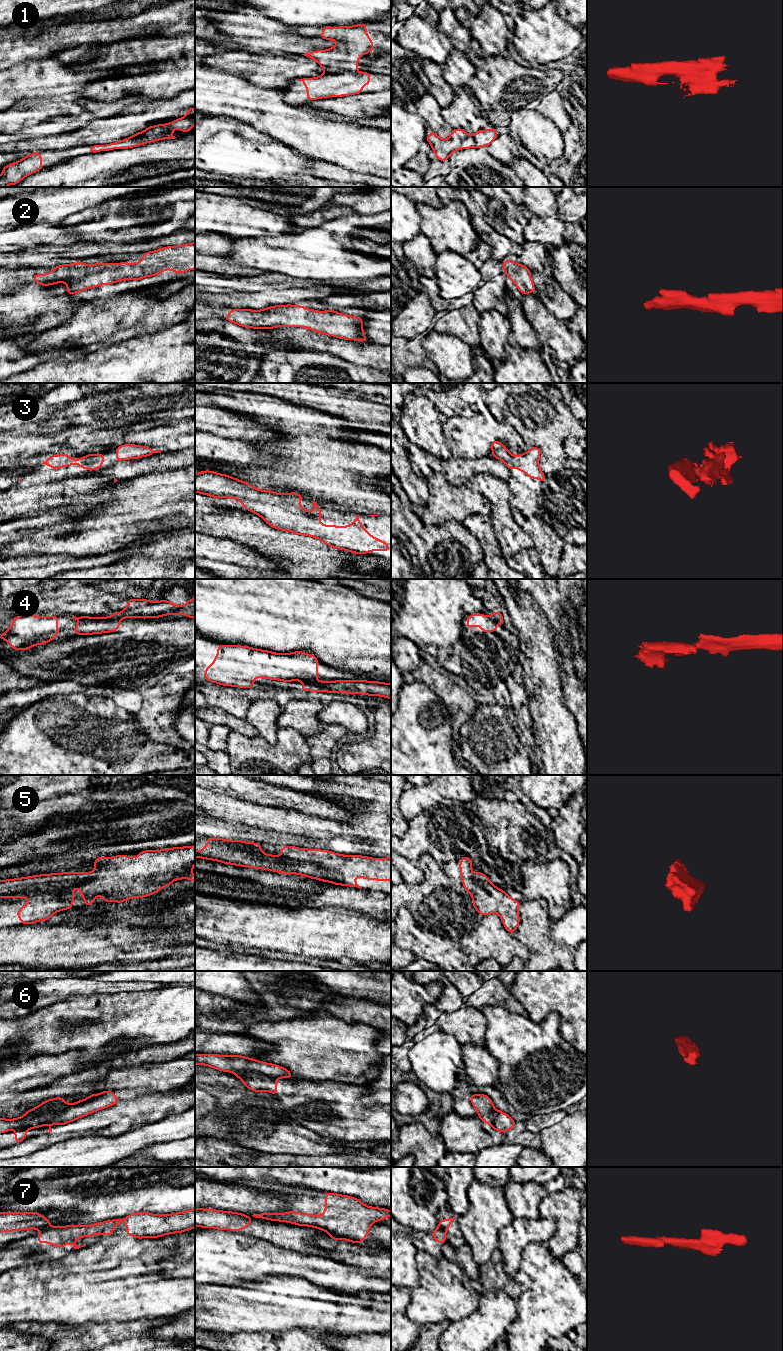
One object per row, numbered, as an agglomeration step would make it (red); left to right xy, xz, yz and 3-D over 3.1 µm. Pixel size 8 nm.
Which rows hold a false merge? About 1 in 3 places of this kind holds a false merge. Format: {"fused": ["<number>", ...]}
{"fused": ["1", "4", "6", "7"]}

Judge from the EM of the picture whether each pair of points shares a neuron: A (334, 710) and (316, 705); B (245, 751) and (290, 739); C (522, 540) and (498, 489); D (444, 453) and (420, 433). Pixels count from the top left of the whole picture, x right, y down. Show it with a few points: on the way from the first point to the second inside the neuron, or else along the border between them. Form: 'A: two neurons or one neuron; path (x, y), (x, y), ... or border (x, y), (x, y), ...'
A: two neurons; border (325, 704), (318, 714), (318, 718), (326, 724)
B: one neuron; path (256, 751), (279, 750)
C: one neuron; path (512, 527), (502, 517), (499, 502)
D: one neuron; path (438, 447), (426, 435)

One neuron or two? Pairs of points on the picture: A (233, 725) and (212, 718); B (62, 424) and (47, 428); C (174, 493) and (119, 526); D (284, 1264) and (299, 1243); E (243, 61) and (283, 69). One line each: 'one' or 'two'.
A: one
B: one
C: one
D: two
E: one

